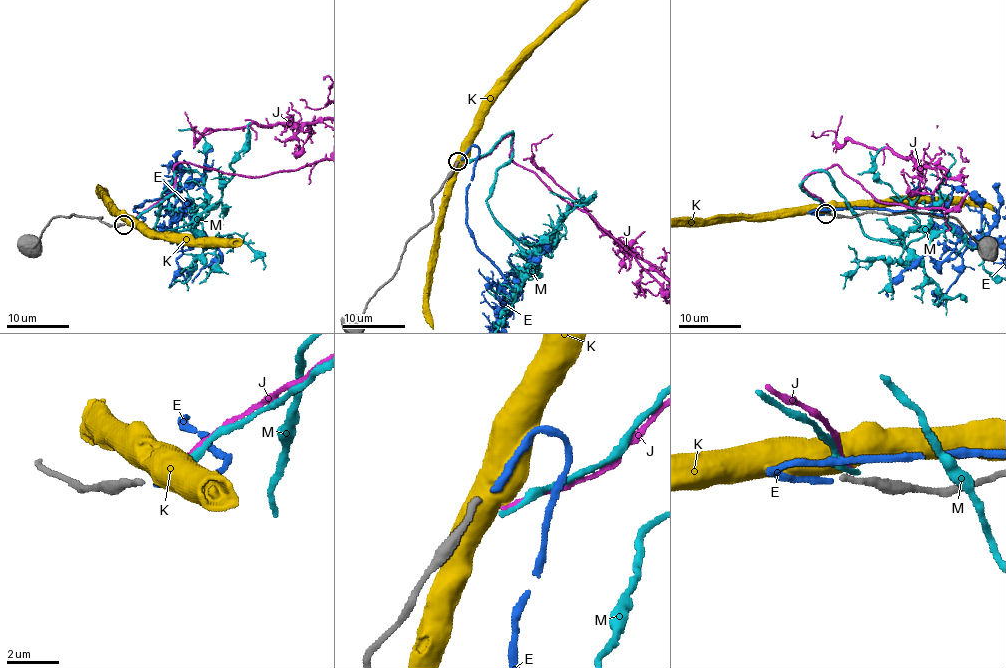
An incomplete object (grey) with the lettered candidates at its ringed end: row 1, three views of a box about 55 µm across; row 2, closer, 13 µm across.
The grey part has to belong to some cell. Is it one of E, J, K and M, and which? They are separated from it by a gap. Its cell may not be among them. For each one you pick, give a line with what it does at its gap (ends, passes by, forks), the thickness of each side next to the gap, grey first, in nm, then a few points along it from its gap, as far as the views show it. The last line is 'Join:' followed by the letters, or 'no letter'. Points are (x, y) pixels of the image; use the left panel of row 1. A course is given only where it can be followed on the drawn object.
E: it ends there; 240 nm thick on the grey side, 280 nm on the other
Join: E

